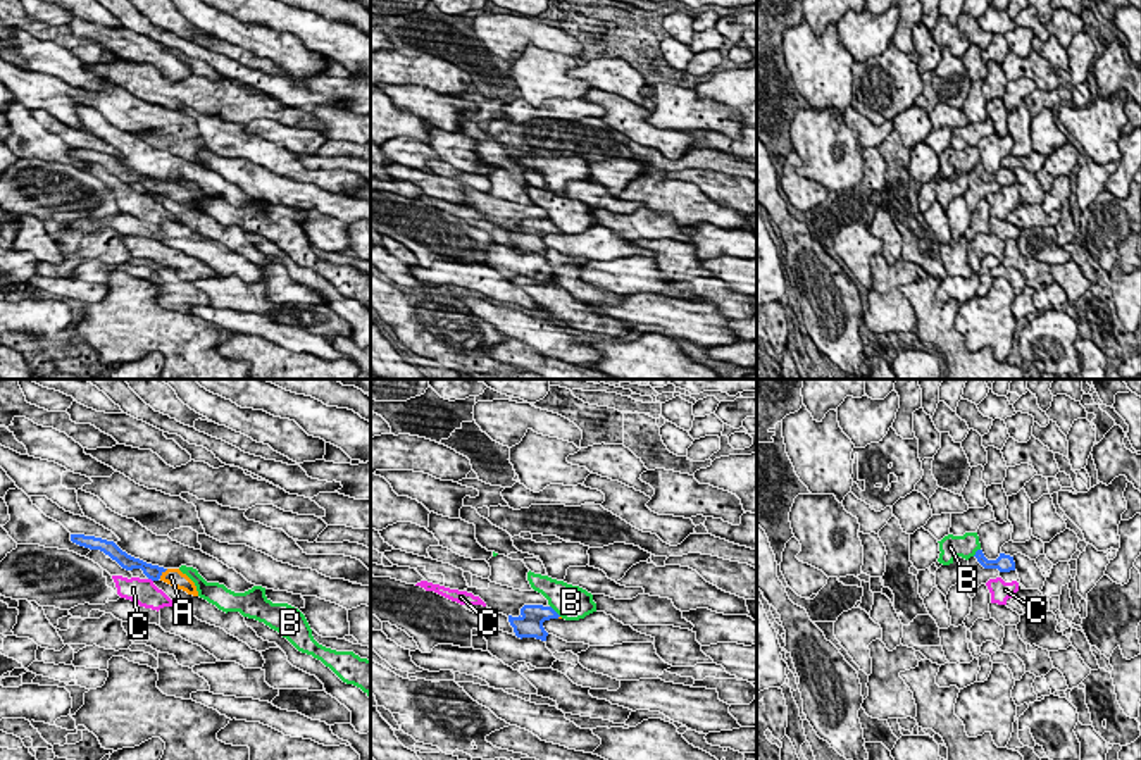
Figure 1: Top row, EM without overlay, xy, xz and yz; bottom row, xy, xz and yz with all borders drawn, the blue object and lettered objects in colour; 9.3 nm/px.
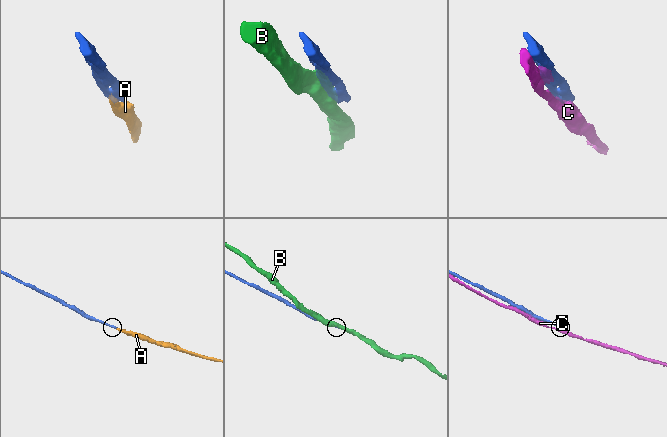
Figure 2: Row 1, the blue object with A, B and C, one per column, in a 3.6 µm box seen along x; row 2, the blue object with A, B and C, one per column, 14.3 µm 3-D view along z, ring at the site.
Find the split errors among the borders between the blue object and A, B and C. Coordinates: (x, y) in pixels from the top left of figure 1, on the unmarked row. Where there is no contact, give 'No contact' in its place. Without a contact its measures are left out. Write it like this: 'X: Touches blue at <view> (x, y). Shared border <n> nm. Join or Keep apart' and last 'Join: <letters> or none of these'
A: Touches blue at xy (161, 188). Shared border 130 nm. Join
B: Touches blue at xz (554, 224). Shared border 150 nm. Keep apart
C: Touches blue at xy (150, 192). Shared border 60 nm. Keep apart
Join: A

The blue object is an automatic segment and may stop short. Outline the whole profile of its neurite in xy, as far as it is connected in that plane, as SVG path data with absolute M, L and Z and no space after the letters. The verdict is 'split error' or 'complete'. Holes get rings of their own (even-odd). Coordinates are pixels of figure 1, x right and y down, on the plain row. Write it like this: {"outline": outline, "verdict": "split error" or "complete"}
{"outline": "M71 148L71 155L79 160L90 162L90 164L103 165L126 184L141 183L143 188L152 195L160 193L178 203L186 205L188 209L198 210L195 196L186 188L183 188L179 183L164 183L159 179L147 178L122 165L114 155L107 155L102 152Z", "verdict": "split error"}

